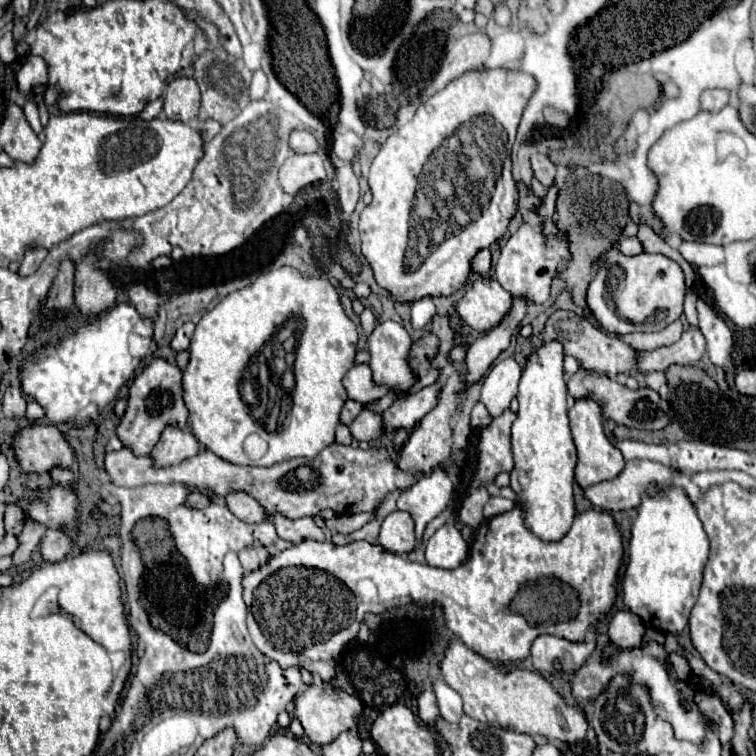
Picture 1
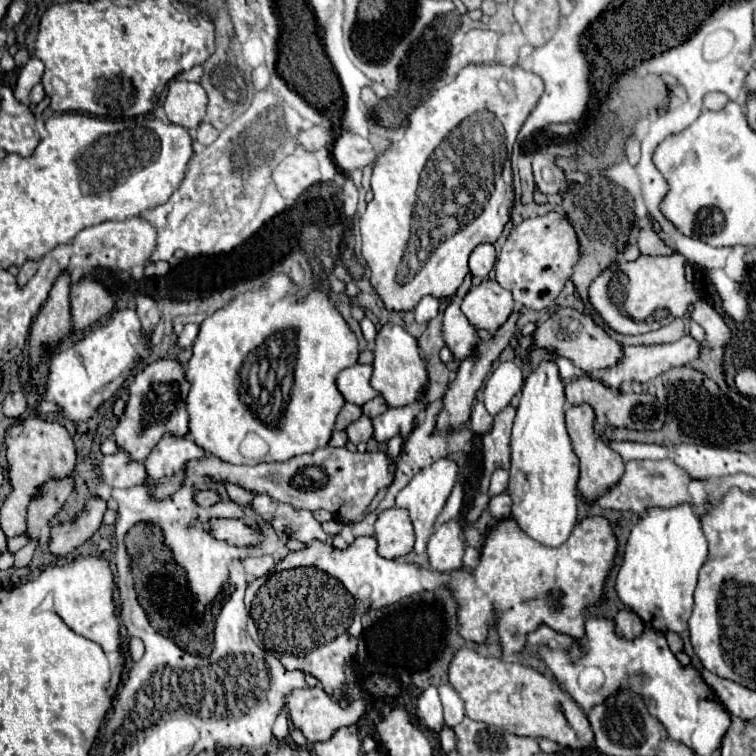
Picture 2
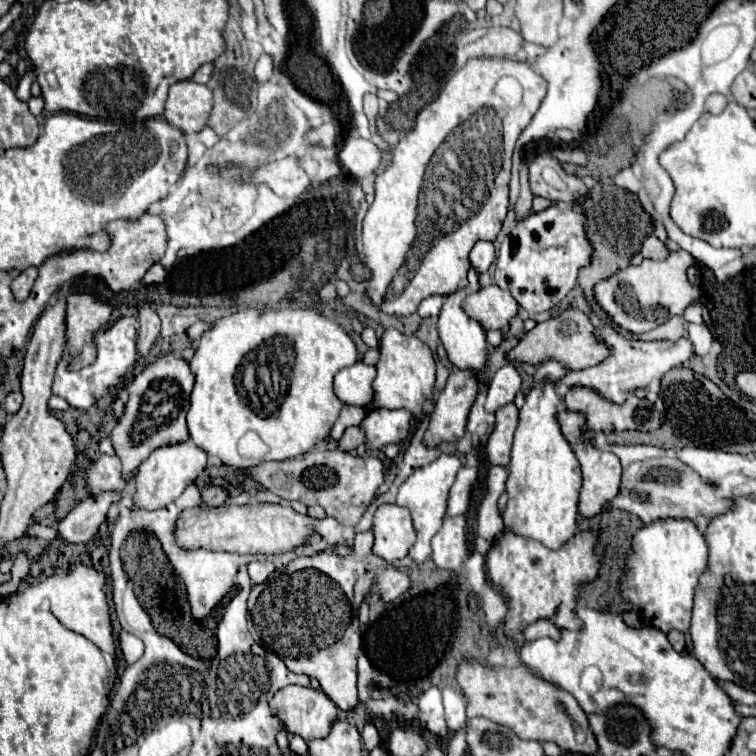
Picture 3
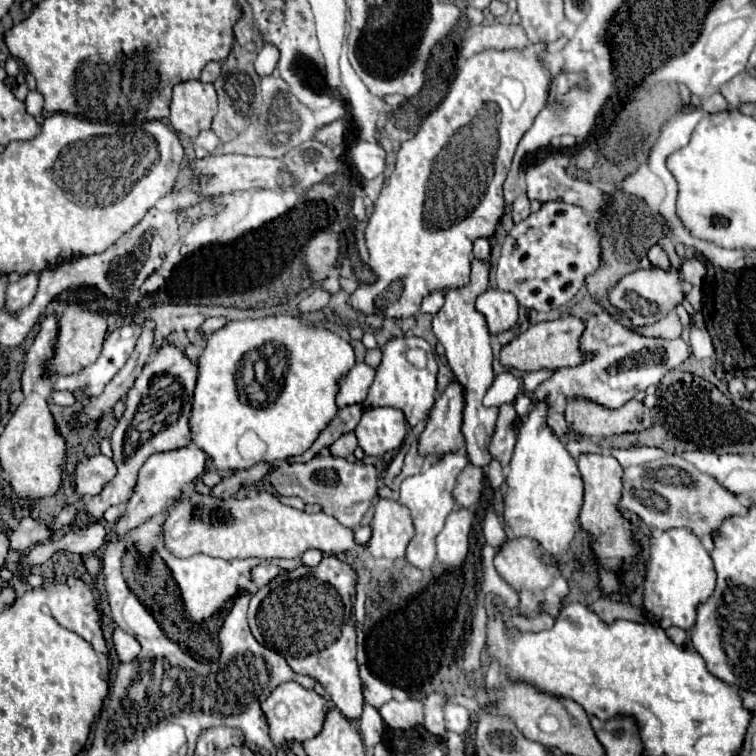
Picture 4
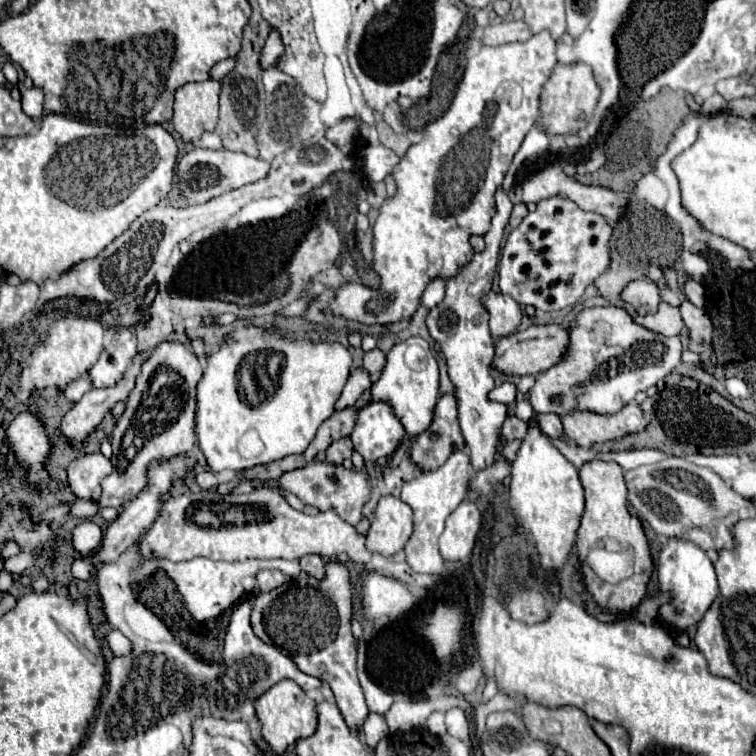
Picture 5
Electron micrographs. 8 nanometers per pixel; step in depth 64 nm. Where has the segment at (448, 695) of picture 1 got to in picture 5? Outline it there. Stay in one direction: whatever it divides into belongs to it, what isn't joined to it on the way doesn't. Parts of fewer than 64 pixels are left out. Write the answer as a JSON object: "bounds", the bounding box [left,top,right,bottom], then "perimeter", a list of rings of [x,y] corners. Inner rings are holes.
{"bounds":[446,708,470,742],"perimeter":[[[450,708],[446,712],[446,728],[448,734],[452,734],[454,738],[460,738],[462,742],[470,742],[470,722],[462,708]]]}

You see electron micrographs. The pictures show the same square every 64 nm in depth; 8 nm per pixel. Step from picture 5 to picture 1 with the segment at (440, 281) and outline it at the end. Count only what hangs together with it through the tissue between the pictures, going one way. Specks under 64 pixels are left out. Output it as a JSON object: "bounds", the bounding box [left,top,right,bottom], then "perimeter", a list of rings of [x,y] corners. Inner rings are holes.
{"bounds":[412,298,436,328],"perimeter":[[[422,298],[412,302],[412,326],[414,328],[422,328],[426,326],[434,316],[436,316],[436,306],[432,302],[432,298]]]}

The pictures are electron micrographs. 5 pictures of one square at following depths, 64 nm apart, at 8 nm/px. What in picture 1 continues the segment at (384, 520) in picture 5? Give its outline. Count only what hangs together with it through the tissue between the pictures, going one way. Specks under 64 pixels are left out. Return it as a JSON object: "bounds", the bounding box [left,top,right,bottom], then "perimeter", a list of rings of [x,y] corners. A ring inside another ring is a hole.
{"bounds":[378,510,414,554],"perimeter":[[[396,510],[382,520],[378,544],[390,554],[408,554],[414,550],[414,524],[408,512]]]}

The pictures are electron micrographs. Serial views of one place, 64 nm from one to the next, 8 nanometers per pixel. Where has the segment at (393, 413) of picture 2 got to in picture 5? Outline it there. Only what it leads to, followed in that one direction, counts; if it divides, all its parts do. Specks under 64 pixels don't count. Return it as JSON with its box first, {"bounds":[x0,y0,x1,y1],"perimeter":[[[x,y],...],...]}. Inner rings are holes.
{"bounds":[350,400,406,462],"perimeter":[[[376,400],[358,412],[350,440],[354,450],[366,462],[376,462],[378,458],[392,456],[404,434],[406,432],[400,420],[392,414],[392,408]]]}

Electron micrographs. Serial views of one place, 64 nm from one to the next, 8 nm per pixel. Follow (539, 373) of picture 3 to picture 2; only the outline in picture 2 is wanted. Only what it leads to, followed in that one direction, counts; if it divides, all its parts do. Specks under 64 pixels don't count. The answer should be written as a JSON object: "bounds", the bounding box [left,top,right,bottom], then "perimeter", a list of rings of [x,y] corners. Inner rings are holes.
{"bounds":[556,358,576,386],"perimeter":[[[558,358],[558,360],[556,360],[556,366],[558,366],[560,378],[562,378],[565,386],[570,384],[570,382],[576,378],[576,368],[574,368],[574,364],[572,364],[570,360],[566,360],[566,358]]]}

